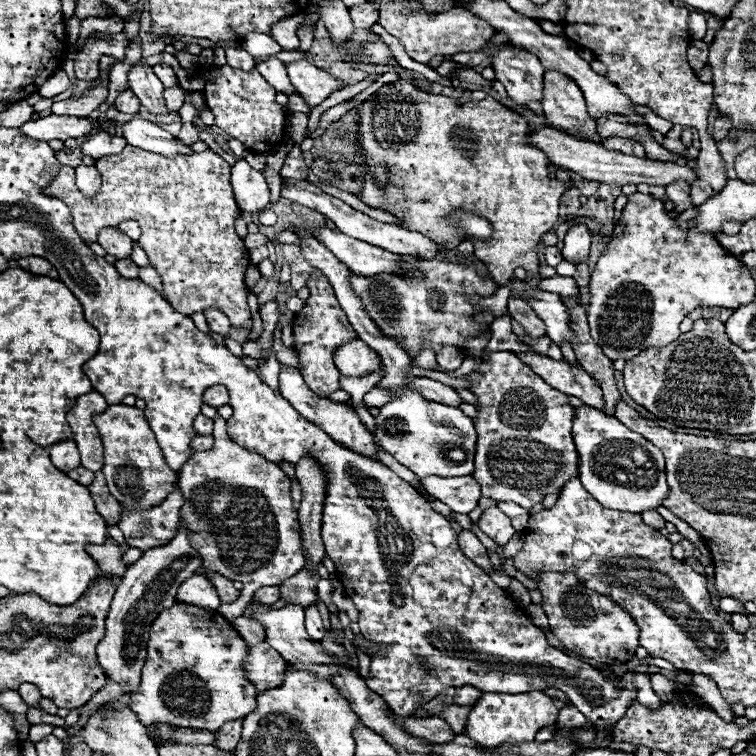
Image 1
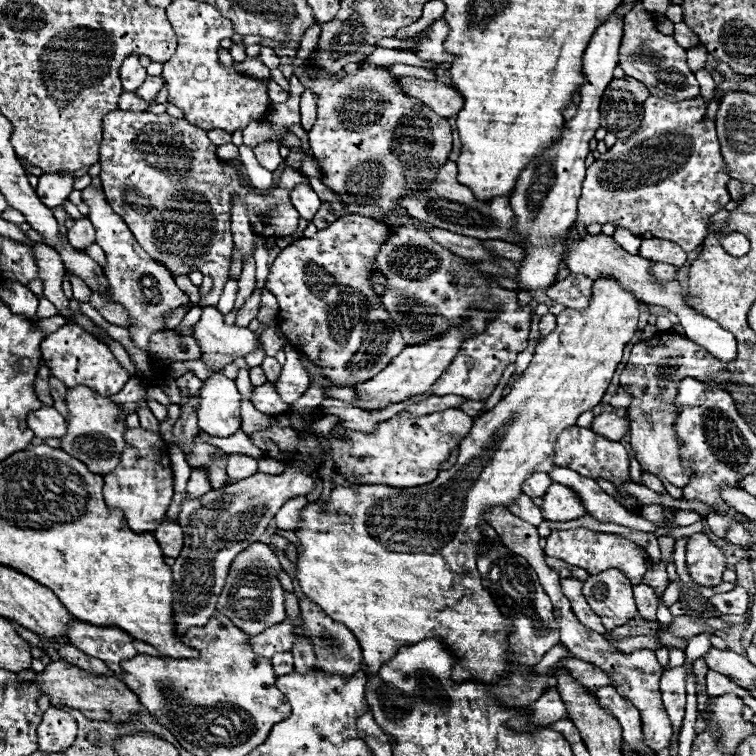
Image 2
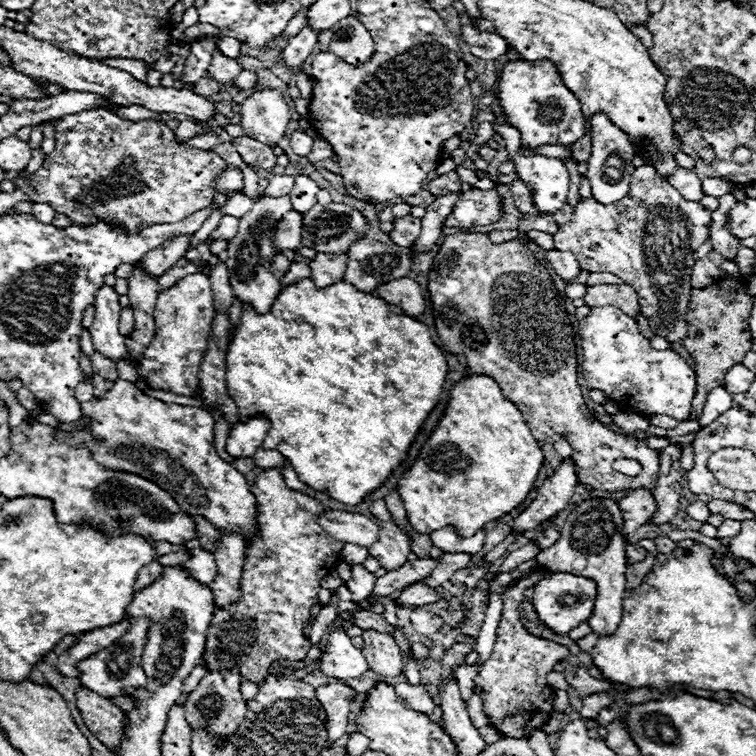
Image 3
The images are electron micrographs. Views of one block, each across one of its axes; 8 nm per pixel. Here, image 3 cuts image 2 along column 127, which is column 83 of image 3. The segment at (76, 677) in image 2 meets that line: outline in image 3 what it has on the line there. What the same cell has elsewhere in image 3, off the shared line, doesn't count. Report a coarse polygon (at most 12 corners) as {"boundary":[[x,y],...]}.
{"boundary":[[80,686],[78,706],[102,744],[120,744],[126,716],[108,698]]}

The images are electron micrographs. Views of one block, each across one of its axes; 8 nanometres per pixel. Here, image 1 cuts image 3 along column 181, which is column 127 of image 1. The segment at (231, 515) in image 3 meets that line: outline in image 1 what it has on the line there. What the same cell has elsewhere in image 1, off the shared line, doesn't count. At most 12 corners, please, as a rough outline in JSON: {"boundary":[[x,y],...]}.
{"boundary":[[136,406],[94,416],[102,472],[126,508],[166,498],[176,472]]}

